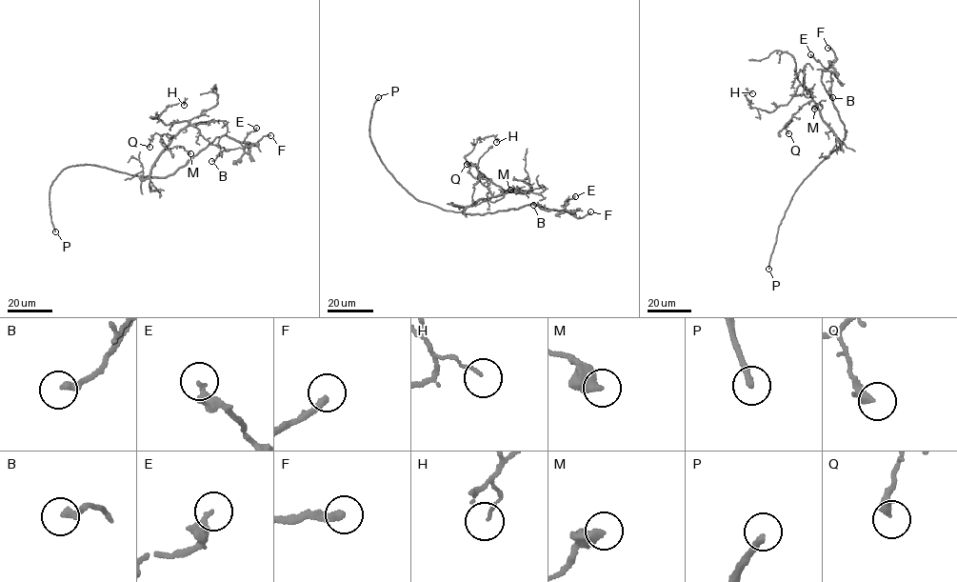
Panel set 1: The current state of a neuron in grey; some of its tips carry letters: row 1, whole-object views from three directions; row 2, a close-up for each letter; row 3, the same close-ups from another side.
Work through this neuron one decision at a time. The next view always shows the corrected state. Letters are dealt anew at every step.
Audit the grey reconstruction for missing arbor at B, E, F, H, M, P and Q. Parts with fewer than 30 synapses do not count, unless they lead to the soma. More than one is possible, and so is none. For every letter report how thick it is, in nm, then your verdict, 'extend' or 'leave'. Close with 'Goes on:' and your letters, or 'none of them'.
B: calibre 280 nm; leave
E: calibre 280 nm; leave
F: calibre 280 nm; extend
H: calibre 100 nm; leave
M: calibre 360 nm; leave
P: calibre 240 nm; extend
Q: calibre 320 nm; leave
Goes on: F, P

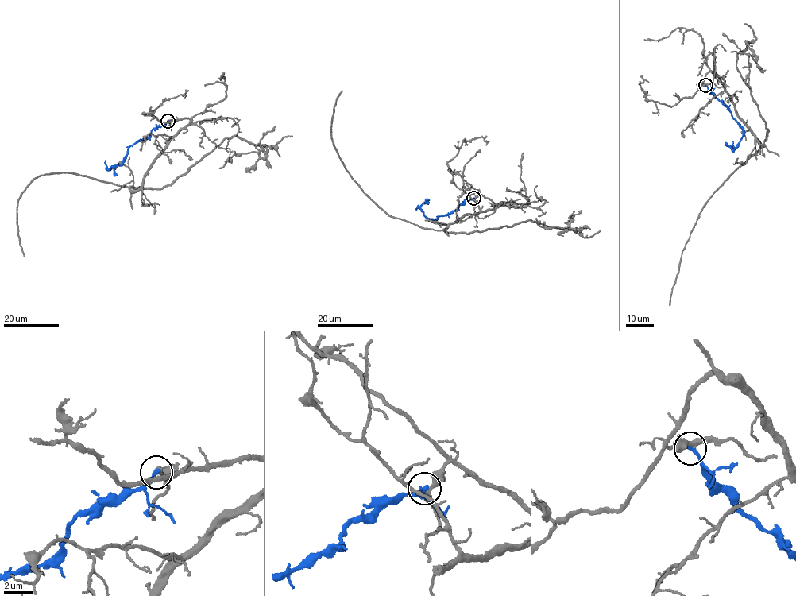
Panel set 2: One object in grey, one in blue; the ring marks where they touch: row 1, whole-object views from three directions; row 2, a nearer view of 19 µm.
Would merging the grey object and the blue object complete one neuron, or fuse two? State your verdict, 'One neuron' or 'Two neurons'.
Two neurons

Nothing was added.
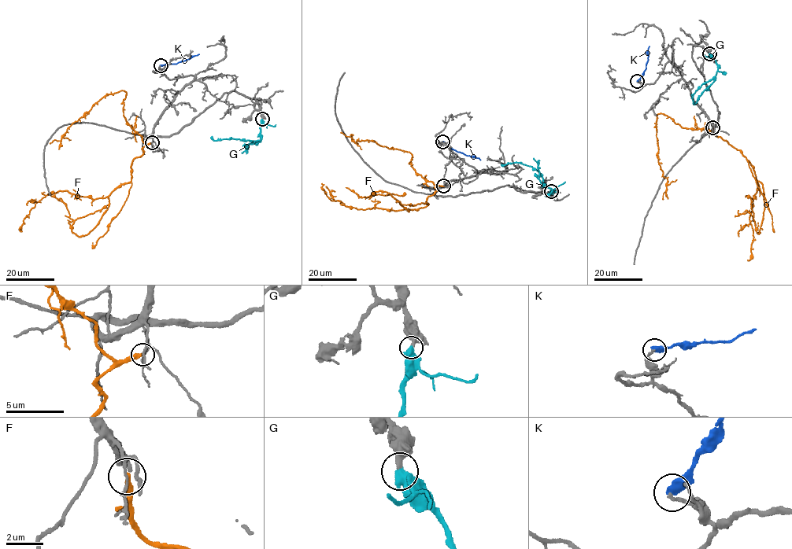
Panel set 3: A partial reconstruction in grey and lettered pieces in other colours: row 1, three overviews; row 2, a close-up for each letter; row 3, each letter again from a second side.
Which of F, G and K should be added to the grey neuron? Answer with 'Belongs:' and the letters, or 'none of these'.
Belongs: G

